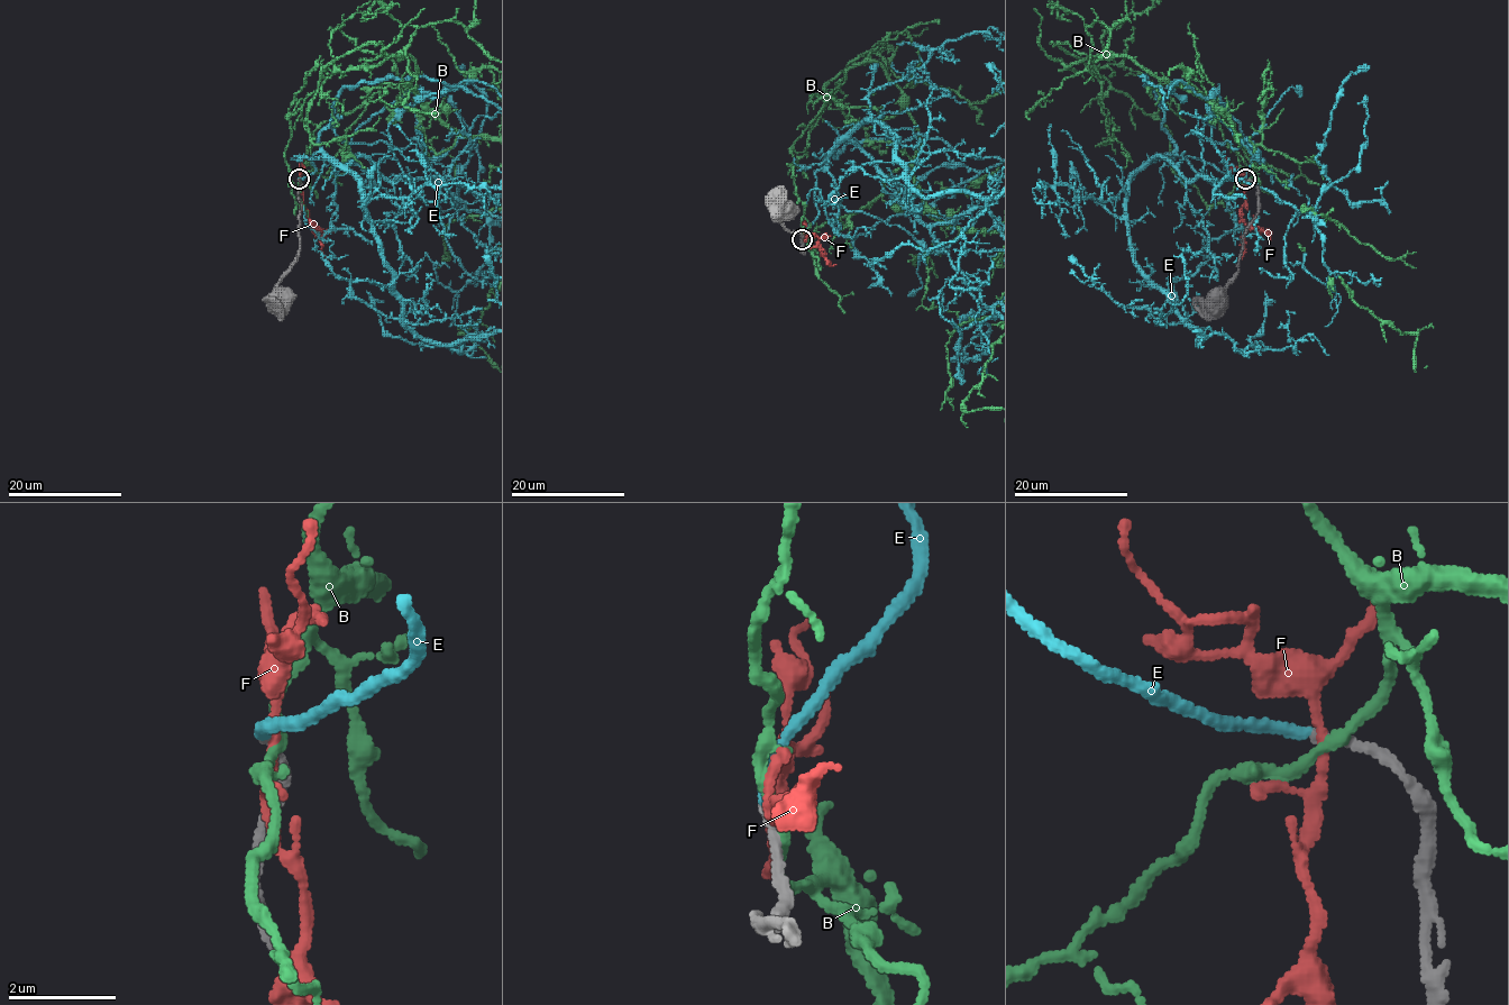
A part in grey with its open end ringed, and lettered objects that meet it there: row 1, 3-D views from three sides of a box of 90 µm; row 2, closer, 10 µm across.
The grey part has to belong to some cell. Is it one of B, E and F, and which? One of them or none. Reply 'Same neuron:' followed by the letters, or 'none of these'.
Same neuron: E

